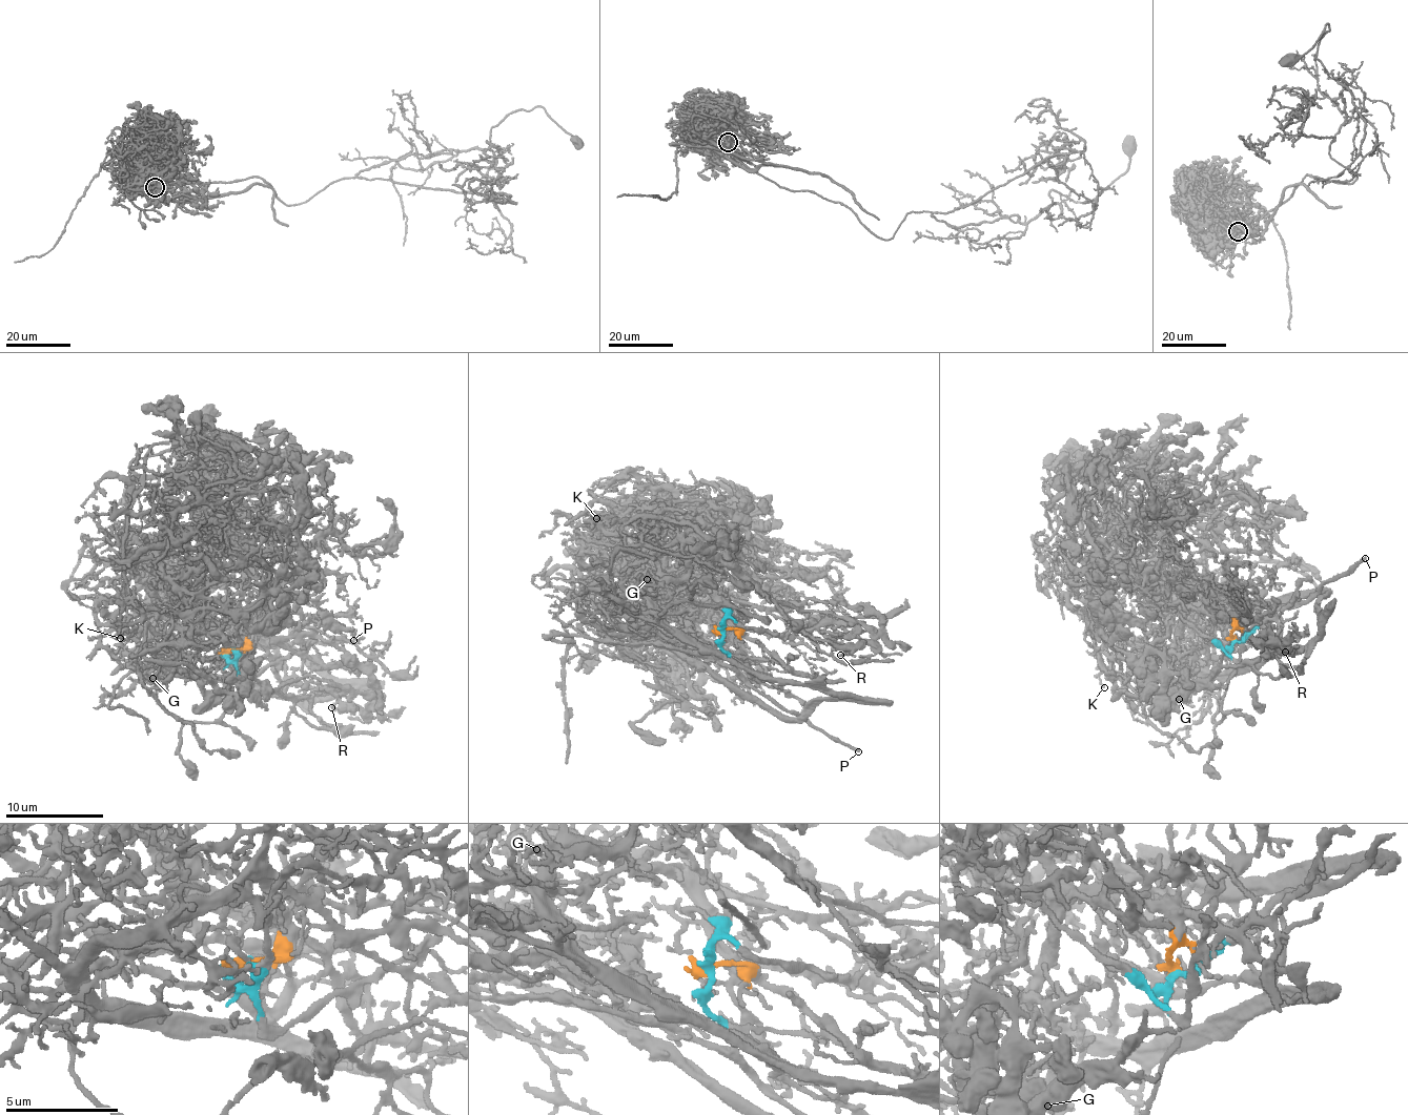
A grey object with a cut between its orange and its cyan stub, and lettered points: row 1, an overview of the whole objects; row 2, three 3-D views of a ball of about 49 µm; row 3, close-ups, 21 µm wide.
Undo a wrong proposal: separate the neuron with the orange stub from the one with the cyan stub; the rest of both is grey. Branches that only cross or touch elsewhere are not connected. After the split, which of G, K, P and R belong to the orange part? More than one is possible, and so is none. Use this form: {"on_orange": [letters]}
{"on_orange": ["G", "K", "R"]}

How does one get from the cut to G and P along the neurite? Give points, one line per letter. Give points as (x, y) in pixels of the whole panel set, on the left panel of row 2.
G: (226, 654), (246, 635), (242, 616), (209, 631), (200, 645), (204, 670), (152, 677)
P: (226, 654), (249, 642), (276, 647), (306, 641), (322, 643), (352, 640)

